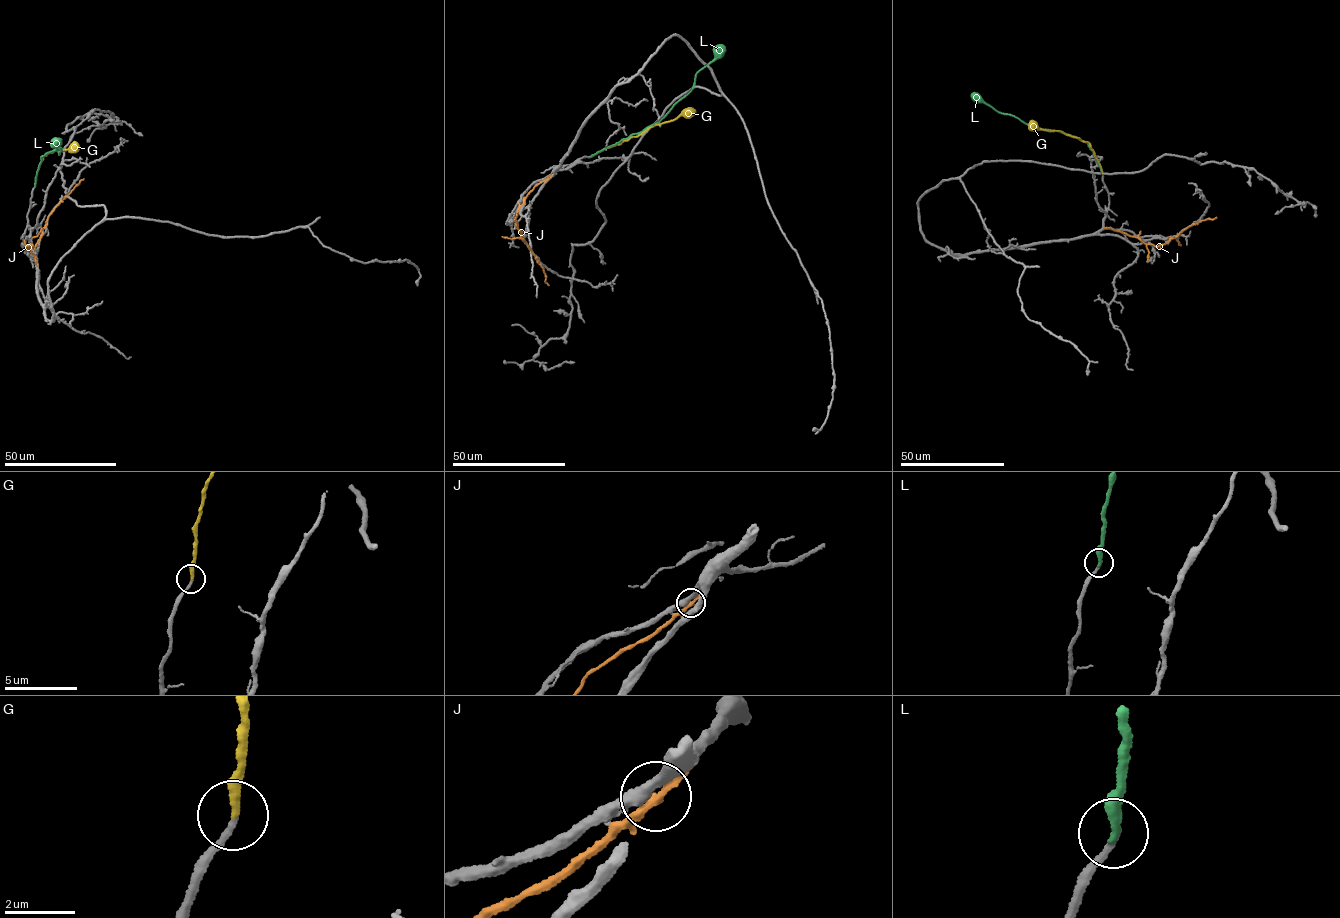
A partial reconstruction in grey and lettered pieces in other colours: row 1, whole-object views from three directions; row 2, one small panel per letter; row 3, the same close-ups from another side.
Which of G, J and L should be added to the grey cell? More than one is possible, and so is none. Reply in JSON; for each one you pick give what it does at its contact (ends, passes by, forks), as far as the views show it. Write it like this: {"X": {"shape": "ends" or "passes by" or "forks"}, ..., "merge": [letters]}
{"G": {"shape": "ends"}, "merge": ["G"]}

